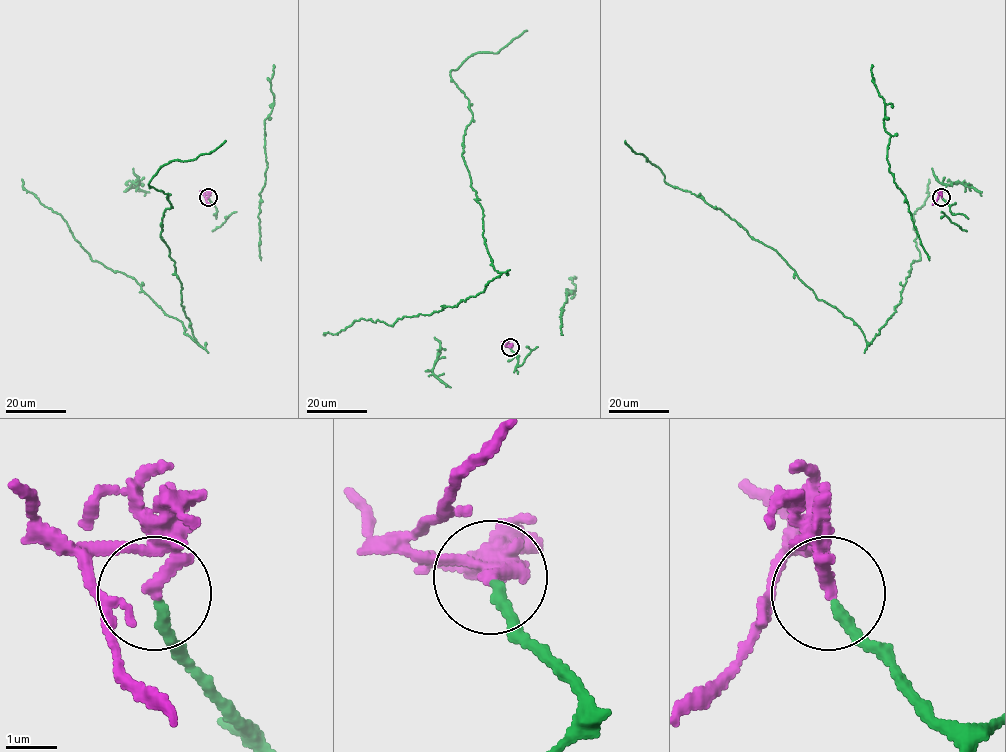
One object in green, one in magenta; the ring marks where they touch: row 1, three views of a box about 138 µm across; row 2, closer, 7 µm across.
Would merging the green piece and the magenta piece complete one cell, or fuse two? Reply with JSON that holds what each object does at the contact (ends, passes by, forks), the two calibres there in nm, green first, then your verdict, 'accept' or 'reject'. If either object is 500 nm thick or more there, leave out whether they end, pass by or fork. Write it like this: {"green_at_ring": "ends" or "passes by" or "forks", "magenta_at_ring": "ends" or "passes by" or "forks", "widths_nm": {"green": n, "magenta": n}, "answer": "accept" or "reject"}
{"green_at_ring": "ends", "magenta_at_ring": "ends", "widths_nm": {"green": 200, "magenta": 280}, "answer": "reject"}

